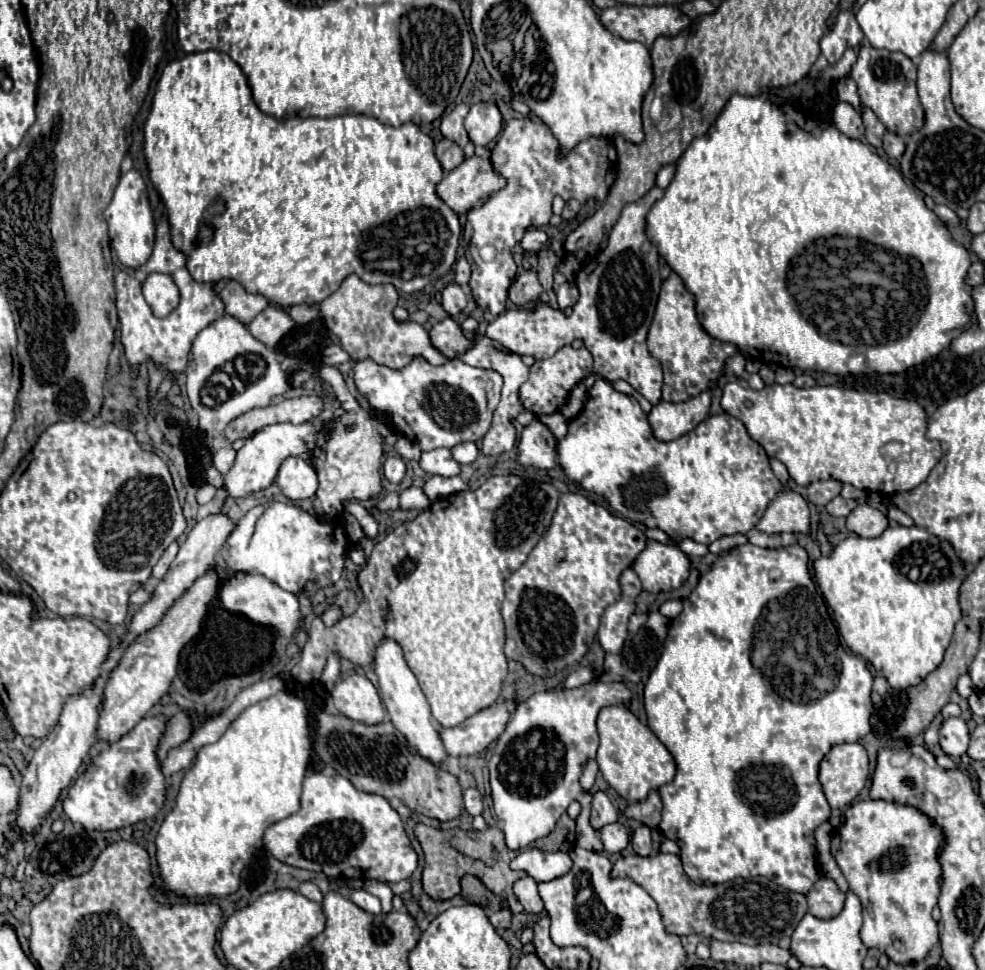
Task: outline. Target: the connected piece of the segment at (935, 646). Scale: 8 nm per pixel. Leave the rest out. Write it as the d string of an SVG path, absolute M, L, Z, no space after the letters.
M892 526L878 538L846 538L830 556L814 562L818 586L834 612L838 632L849 650L866 658L892 688L918 686L940 662L960 620L960 586L966 566L950 542L944 542L924 528Z

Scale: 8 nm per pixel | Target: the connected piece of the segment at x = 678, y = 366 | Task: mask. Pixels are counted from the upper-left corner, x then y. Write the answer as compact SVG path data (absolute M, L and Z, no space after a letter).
M672 272L662 284L656 314L648 332L648 348L650 354L654 354L662 362L664 370L662 400L668 402L684 402L704 390L712 390L724 376L726 360L738 352L734 344L720 342L702 328L696 314L694 296L686 290L682 278L676 272Z

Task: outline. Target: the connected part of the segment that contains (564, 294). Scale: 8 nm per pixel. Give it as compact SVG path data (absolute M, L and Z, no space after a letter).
M574 282L562 284L562 286L558 288L558 292L556 292L556 298L558 298L558 304L560 304L562 310L572 308L572 306L578 302L578 296L580 296L580 294L578 294L578 288L576 288Z

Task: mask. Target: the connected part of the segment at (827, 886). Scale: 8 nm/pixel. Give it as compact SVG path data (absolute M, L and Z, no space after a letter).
M822 876L812 890L806 894L810 912L816 918L834 918L844 908L846 894L836 886L836 882L828 876Z

